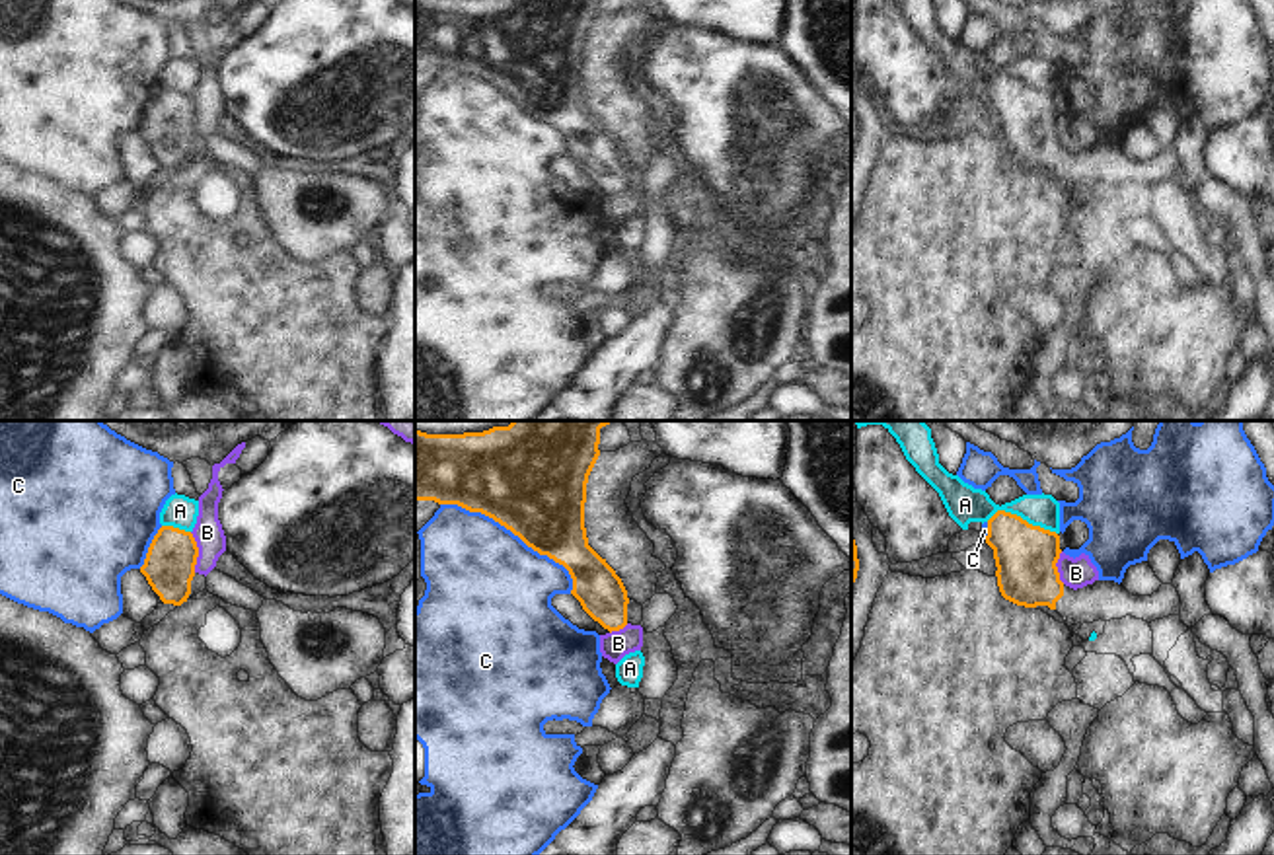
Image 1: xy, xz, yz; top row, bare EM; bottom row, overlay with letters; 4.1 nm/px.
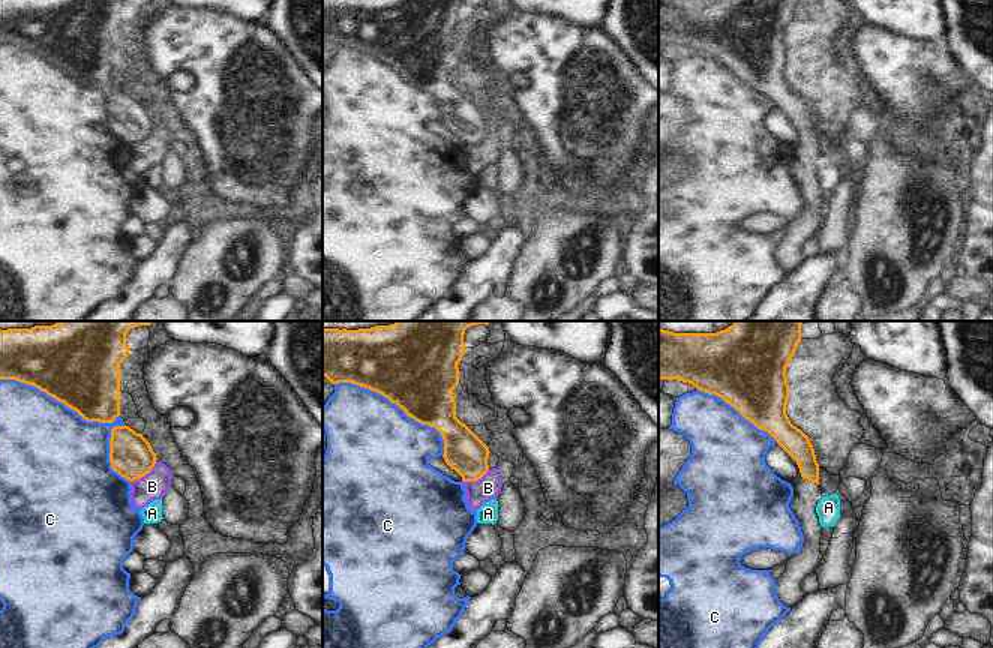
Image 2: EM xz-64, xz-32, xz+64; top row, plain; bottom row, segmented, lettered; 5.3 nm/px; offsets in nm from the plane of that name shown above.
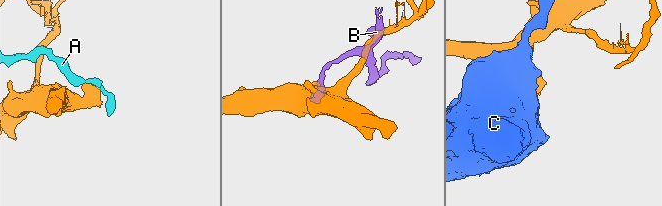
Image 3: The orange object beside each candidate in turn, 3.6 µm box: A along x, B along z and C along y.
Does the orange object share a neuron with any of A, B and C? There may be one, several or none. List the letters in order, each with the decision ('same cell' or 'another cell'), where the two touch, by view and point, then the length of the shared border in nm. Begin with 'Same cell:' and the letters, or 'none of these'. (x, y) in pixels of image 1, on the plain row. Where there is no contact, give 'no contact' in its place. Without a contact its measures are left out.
Same cell: none of these
A: another cell; contact yz (1019, 80); length 300 nm
B: another cell; contact xy (197, 115); length 170 nm
C: another cell; contact xz (515, 98); length 650 nm

